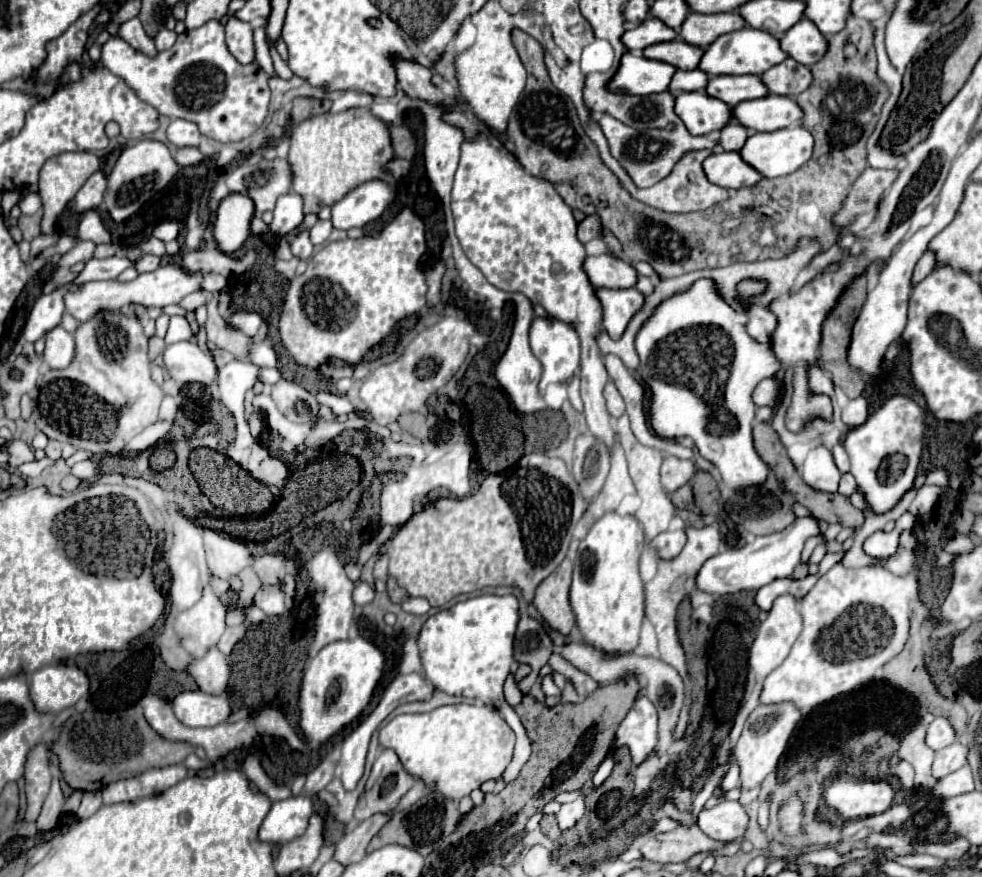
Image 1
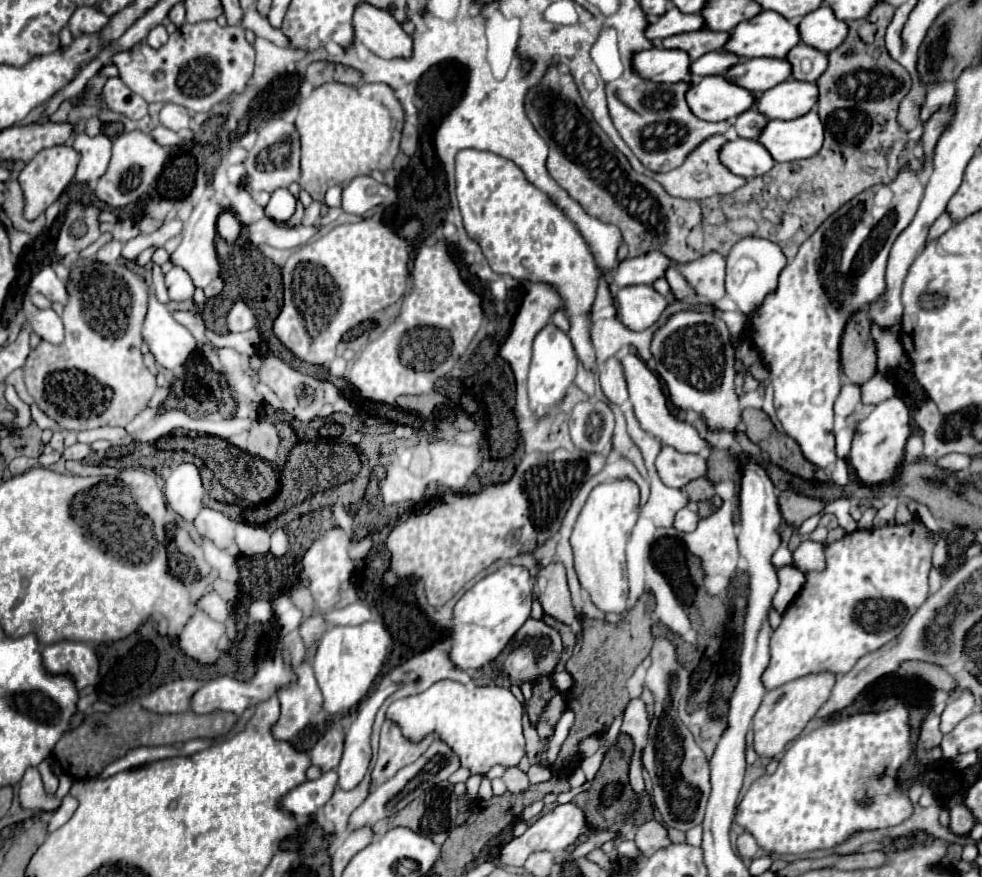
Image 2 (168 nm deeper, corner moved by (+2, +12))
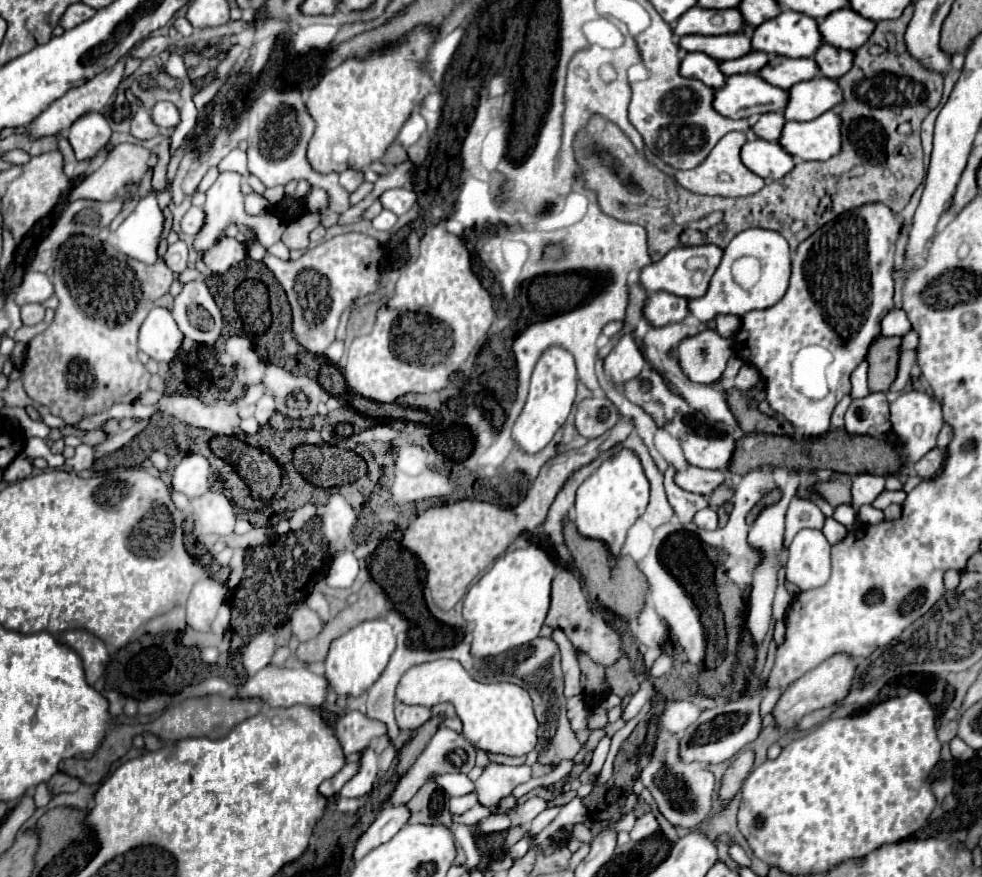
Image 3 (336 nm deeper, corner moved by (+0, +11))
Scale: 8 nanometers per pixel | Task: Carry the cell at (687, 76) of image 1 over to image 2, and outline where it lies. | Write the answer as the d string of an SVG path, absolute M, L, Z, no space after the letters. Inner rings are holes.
M719 50L719 52L711 52L711 54L705 54L703 58L695 60L691 64L691 72L697 78L711 76L711 74L725 74L739 60L741 58L737 54L727 54L727 50Z

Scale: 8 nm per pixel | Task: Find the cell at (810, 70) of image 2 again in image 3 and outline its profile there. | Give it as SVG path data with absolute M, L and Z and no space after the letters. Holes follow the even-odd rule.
M825 43L825 45L821 45L821 51L817 51L817 55L813 55L813 59L815 59L821 75L825 75L829 79L839 79L841 75L845 75L851 69L853 53L835 49Z

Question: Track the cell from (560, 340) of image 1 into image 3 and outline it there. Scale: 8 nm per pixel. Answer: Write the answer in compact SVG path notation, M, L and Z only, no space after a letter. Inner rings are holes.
M549 347L549 351L543 351L531 375L527 403L513 427L513 439L523 451L537 453L553 439L557 429L565 423L567 415L571 413L575 401L575 387L577 387L577 369L573 355L569 355L569 351L565 351L563 347Z

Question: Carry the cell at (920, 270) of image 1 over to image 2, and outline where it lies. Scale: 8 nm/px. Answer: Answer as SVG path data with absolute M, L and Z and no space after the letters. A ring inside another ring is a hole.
M943 212L937 220L935 220L935 224L931 226L931 230L929 230L929 240L931 238L939 238L943 232L947 232L949 228L953 226L953 218L947 214L947 212Z

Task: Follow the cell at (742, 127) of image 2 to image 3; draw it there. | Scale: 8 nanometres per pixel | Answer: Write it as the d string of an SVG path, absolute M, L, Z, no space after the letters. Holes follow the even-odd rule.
M775 111L775 113L765 113L759 117L759 121L751 127L751 131L765 139L765 141L777 141L779 135L781 135L781 129L783 129L783 123L785 123L785 117L781 111Z

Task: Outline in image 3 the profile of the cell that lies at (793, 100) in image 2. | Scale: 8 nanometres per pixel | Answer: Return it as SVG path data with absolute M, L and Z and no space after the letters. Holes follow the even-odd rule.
M817 75L789 89L789 103L785 105L783 115L787 121L811 121L839 103L841 89L837 81Z

